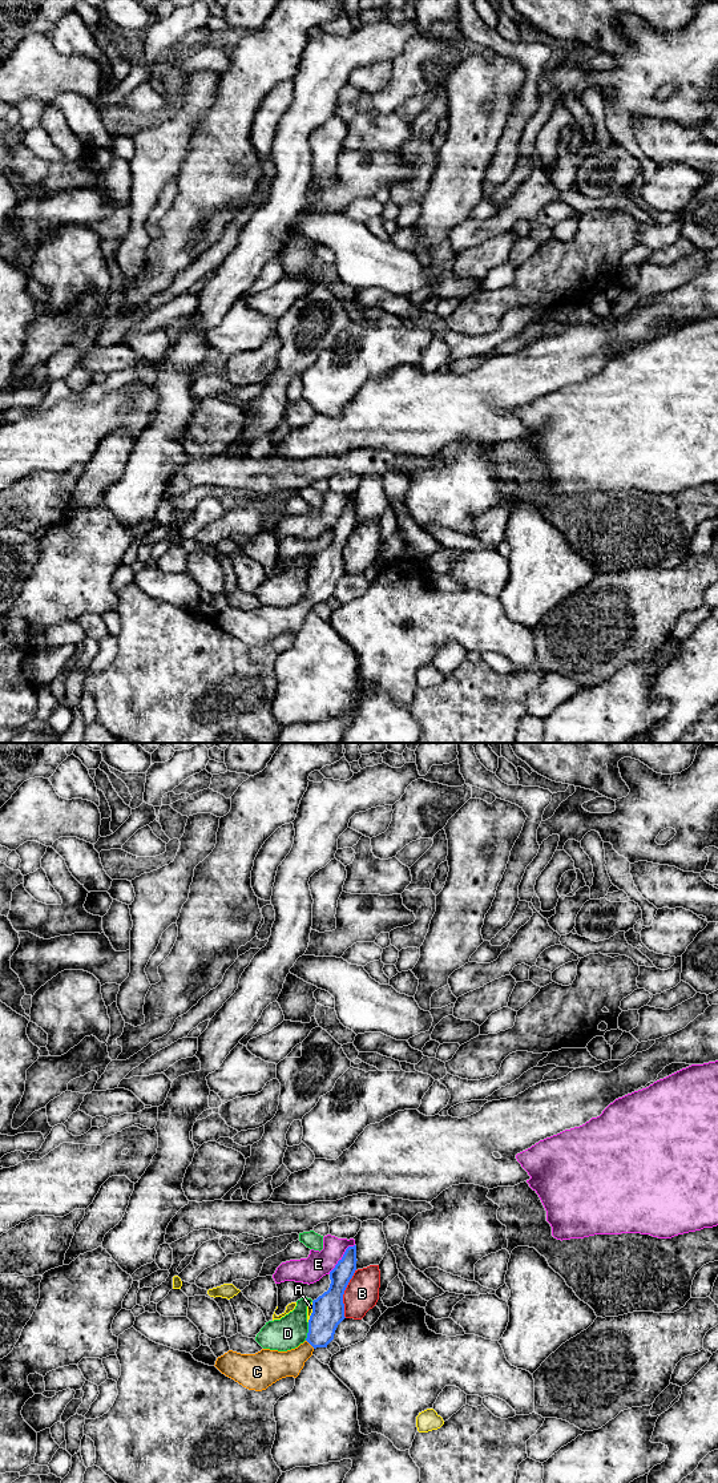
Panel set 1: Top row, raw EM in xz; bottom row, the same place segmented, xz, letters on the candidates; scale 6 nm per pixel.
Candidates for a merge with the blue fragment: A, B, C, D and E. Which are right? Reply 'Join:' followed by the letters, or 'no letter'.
Join: C

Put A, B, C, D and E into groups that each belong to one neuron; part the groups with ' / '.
A / B / C / D / E

